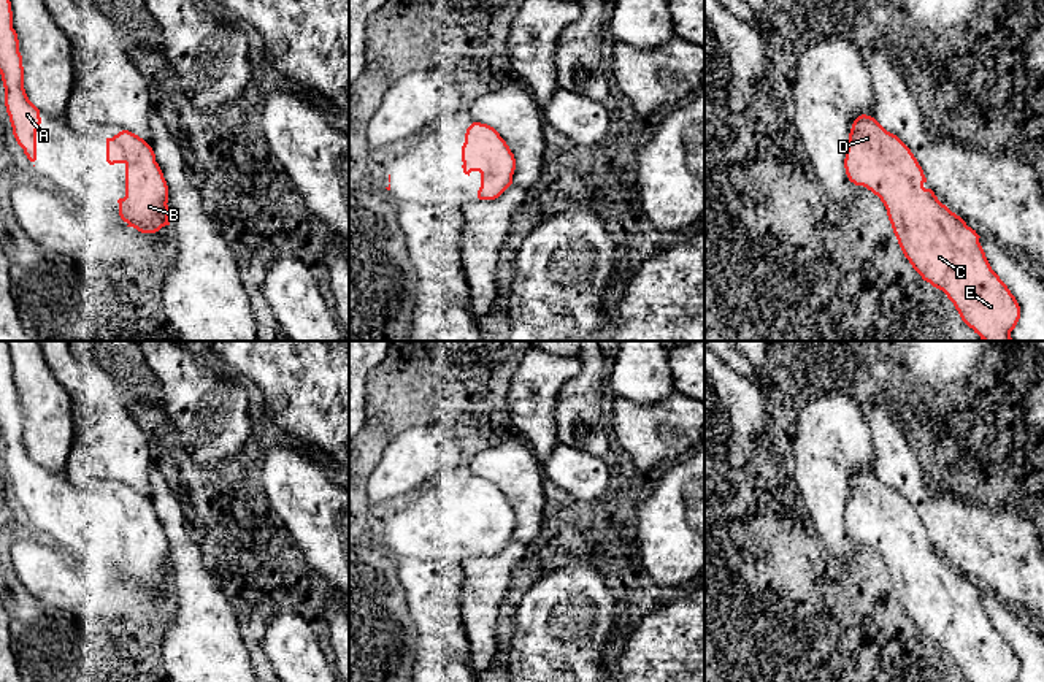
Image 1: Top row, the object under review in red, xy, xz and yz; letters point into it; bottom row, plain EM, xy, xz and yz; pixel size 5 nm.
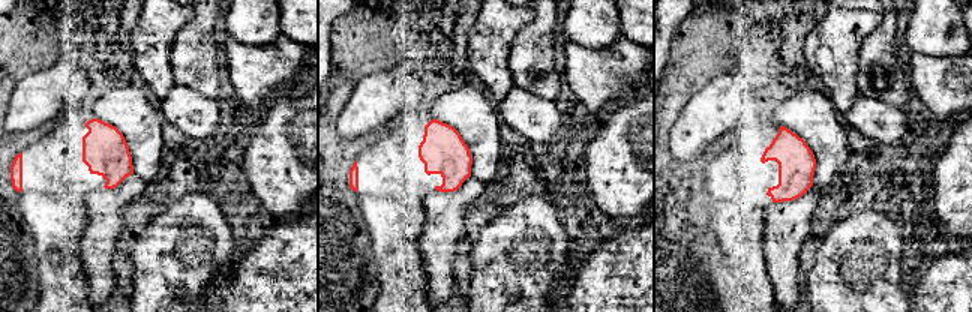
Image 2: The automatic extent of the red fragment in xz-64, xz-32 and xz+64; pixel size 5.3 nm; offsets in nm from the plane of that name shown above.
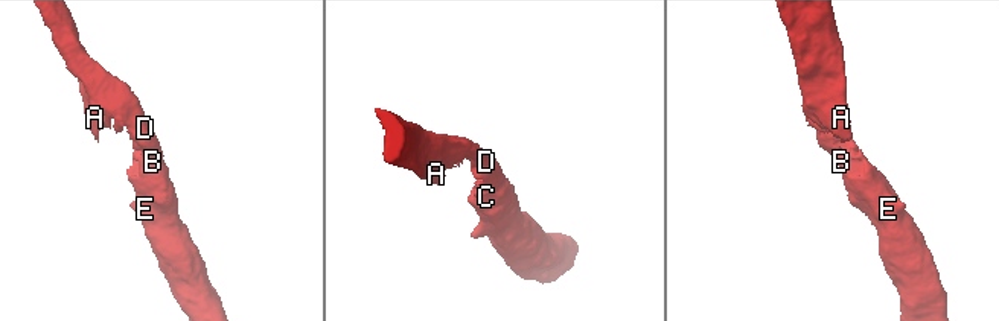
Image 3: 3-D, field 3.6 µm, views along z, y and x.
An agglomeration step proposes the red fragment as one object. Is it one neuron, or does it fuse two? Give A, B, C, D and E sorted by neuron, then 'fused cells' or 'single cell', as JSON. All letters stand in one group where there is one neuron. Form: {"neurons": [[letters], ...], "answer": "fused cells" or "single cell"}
{"neurons": [["A", "B", "C", "D", "E"]], "answer": "single cell"}

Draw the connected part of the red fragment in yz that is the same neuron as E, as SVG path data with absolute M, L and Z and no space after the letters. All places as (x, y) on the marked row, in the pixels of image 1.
M862 114L849 133L844 168L850 182L881 198L904 257L923 281L947 295L961 320L982 341L1012 341L1011 331L1020 319L1015 297L992 270L976 230L923 187L927 178L911 149L874 117Z

